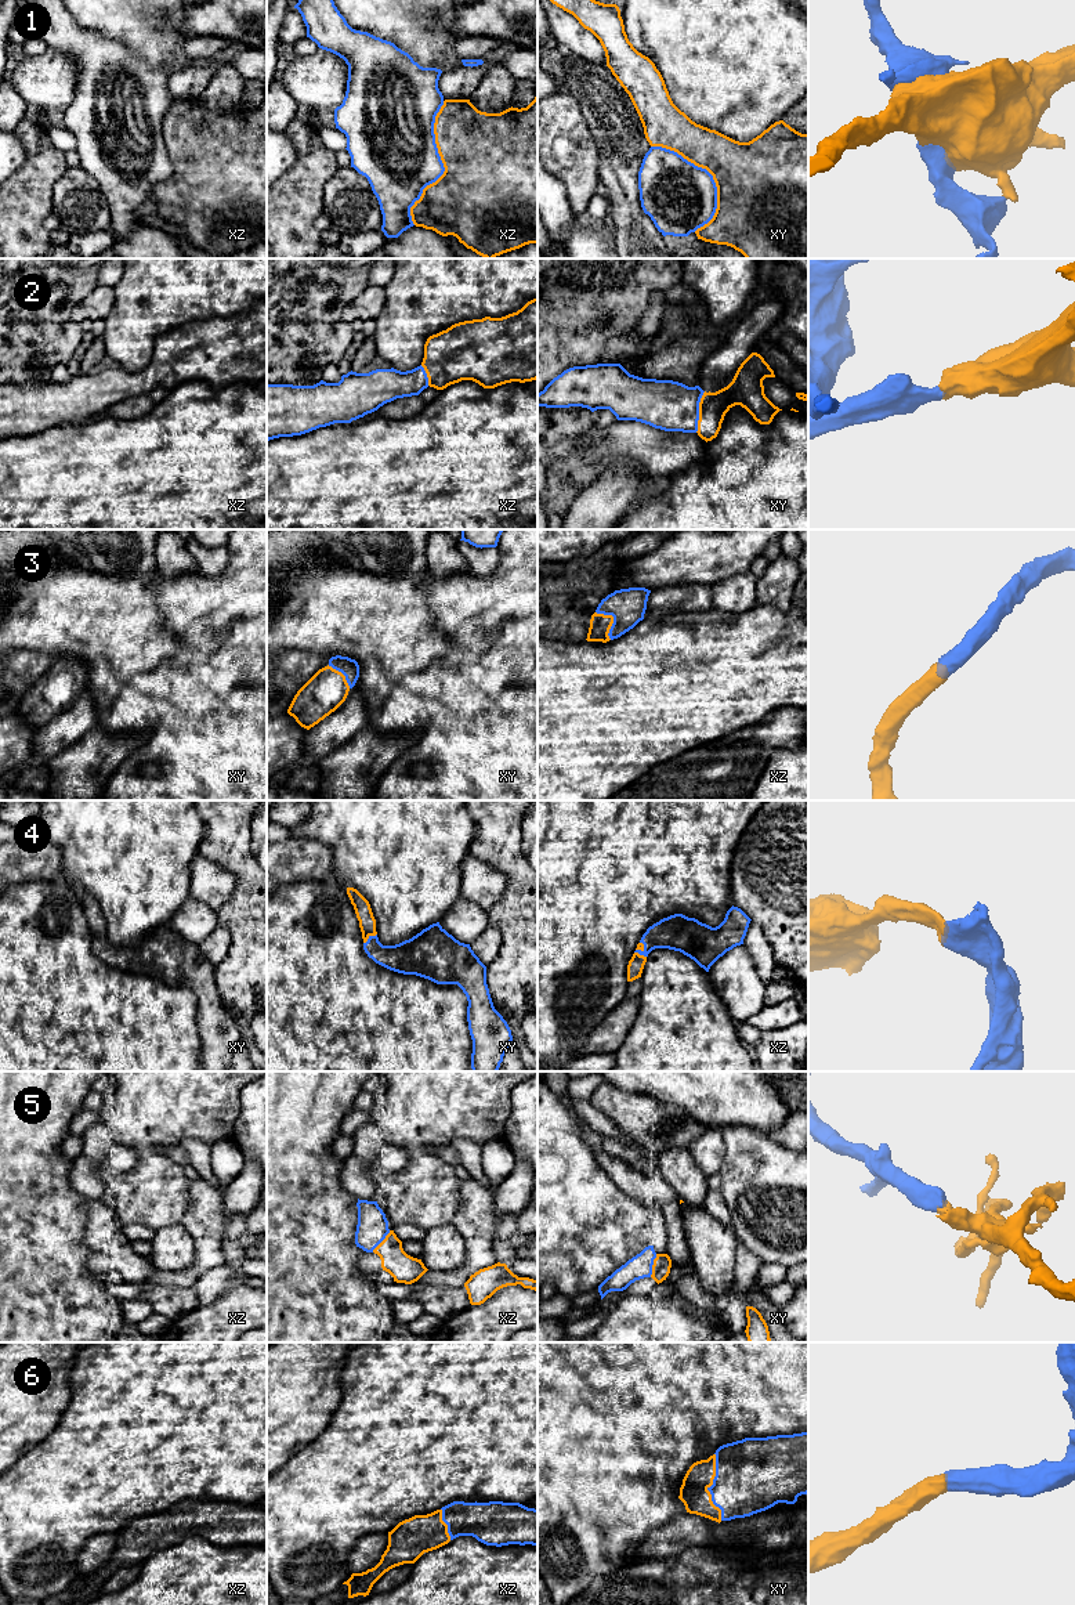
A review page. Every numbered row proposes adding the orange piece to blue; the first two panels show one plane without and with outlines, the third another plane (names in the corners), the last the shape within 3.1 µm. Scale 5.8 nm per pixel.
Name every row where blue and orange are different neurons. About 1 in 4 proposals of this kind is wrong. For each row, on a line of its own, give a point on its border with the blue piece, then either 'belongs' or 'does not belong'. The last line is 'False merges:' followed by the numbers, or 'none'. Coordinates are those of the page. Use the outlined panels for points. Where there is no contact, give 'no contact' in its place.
1: xz (442, 165) | does not belong
2: xy (698, 412) | belongs
3: xz (614, 620) | belongs
4: xy (369, 937) | belongs
5: xy (652, 1264) | belongs
6: xy (710, 1486) | belongs
False merges: 1

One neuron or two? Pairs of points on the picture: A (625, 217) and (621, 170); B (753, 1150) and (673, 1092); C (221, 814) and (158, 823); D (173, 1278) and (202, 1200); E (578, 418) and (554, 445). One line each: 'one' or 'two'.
A: one
B: two
C: two
D: one
E: one

